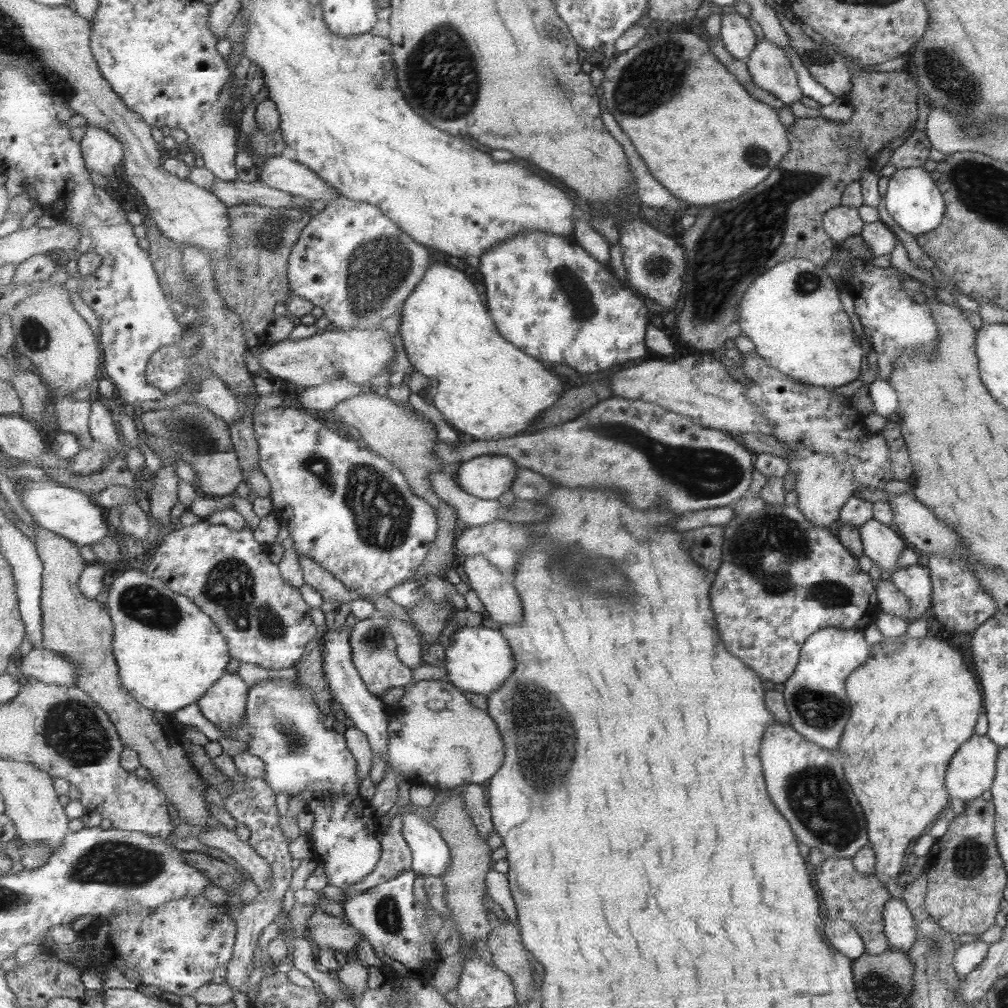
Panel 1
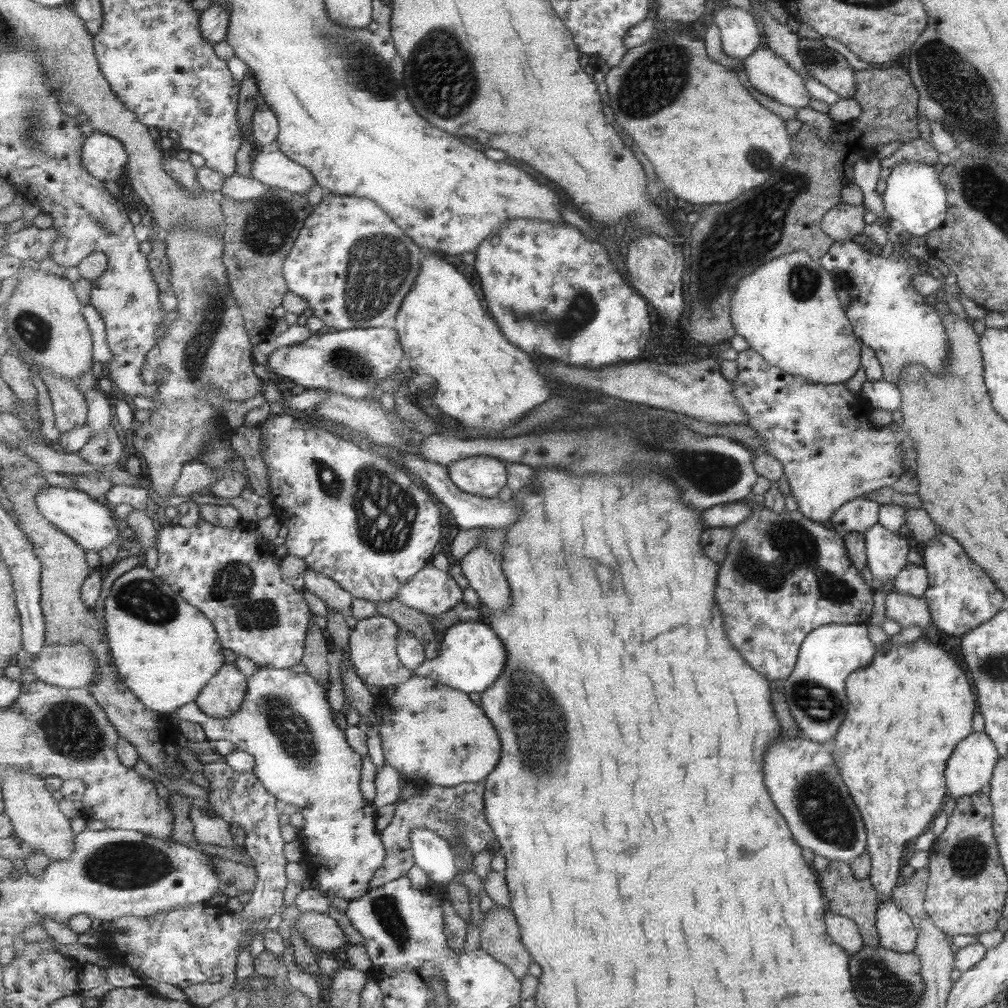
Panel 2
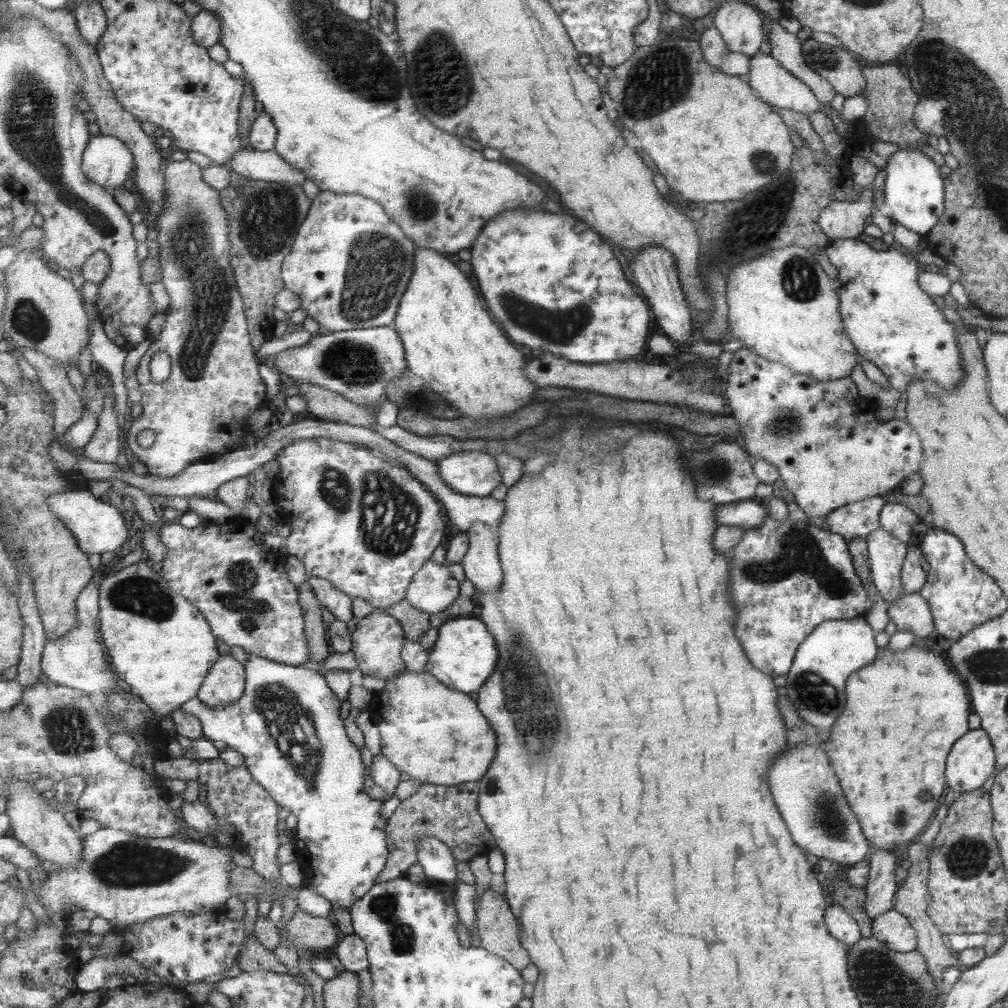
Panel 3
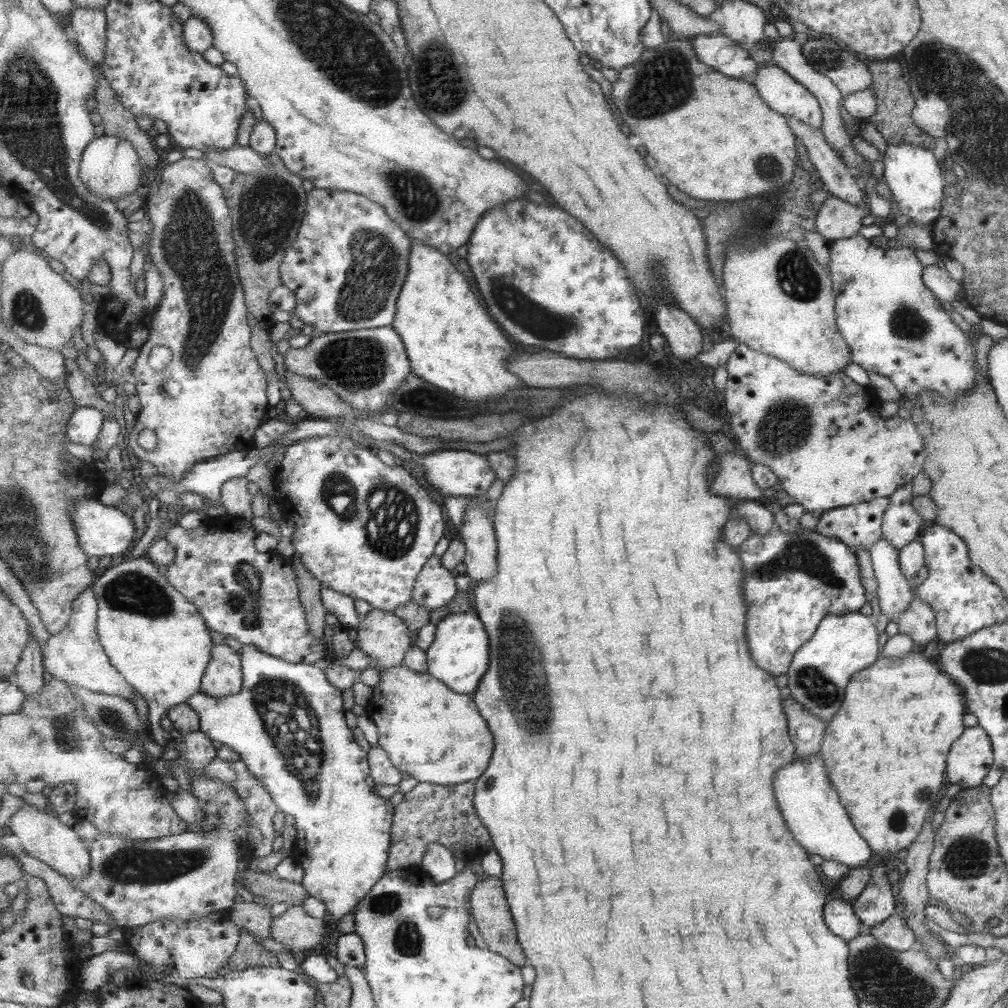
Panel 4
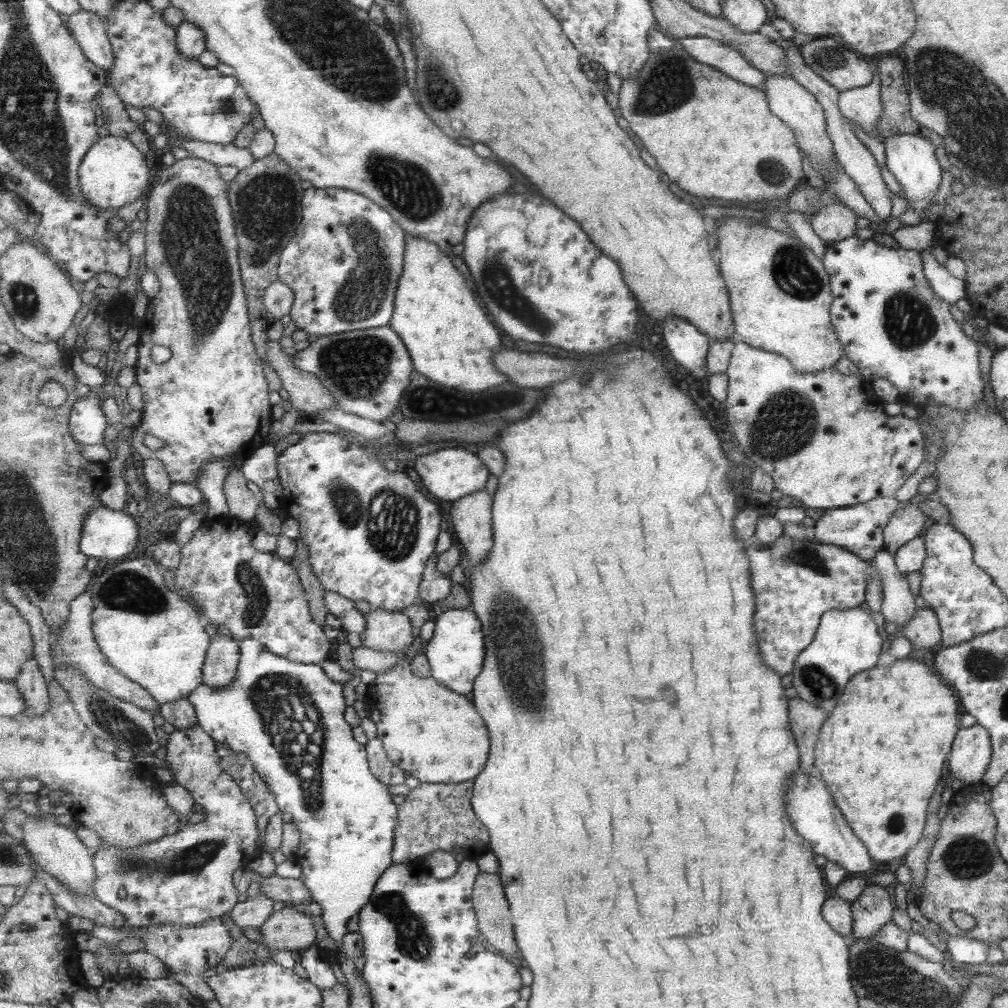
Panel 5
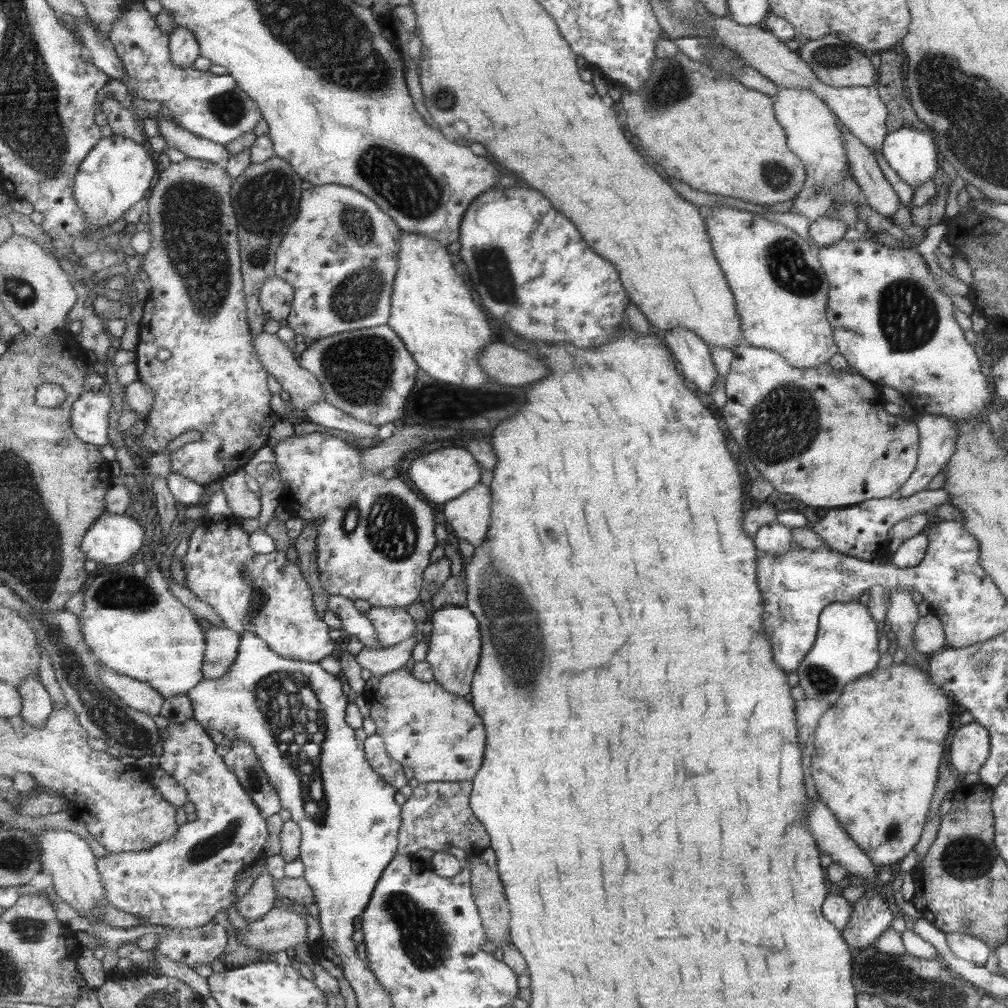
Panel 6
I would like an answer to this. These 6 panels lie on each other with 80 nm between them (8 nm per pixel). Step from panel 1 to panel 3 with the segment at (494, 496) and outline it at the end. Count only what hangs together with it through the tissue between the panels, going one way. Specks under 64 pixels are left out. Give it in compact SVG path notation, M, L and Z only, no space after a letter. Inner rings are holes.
M467 450L436 460L439 474L453 491L462 495L489 497L504 483L495 456L480 450Z

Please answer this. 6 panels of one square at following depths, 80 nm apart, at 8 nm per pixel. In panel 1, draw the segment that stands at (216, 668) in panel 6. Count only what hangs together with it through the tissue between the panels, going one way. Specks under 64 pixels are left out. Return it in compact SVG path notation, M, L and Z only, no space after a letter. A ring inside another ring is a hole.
M226 672L198 703L203 715L223 732L223 738L237 740L237 730L241 730L247 718L250 687L239 674Z

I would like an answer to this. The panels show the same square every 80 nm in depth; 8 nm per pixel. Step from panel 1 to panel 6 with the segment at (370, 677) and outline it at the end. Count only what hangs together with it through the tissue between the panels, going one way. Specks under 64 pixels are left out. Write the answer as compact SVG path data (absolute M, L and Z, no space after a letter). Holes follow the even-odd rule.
M371 607L367 612L378 632L382 647L409 640L417 630L416 618L405 607Z

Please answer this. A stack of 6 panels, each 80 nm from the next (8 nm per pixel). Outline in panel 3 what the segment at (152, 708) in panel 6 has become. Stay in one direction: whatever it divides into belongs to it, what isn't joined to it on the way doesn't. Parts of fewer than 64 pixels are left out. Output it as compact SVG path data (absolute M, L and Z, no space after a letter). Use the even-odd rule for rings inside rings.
M91 581L77 599L78 625L64 637L48 639L42 660L44 680L81 690L94 698L105 696L109 689L119 684L118 672L105 656L105 648L99 644L97 620L100 615L99 582Z

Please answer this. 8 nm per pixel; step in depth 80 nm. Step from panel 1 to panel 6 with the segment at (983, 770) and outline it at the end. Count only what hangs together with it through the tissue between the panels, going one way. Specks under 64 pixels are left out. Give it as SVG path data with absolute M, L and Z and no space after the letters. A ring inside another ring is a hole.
M977 722L956 729L949 743L949 764L963 776L978 773L989 754L988 731Z

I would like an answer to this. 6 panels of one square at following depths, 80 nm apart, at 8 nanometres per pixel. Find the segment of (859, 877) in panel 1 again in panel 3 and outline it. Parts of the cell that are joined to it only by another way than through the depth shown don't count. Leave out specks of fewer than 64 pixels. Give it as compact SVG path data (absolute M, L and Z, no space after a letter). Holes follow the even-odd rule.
M845 868L837 874L833 874L833 877L837 877L837 879L833 882L832 904L838 904L853 917L858 924L861 937L871 937L872 919L868 917L867 911L863 907L867 893L865 893L864 887L852 886L847 881L847 875L844 874Z

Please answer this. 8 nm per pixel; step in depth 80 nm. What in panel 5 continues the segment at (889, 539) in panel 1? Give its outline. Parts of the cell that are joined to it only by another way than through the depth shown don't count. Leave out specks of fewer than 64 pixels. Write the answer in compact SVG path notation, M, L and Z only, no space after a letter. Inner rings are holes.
M880 550L870 561L877 569L882 586L882 605L880 608L884 622L895 624L898 636L902 636L902 628L911 620L915 610L915 597L909 591L905 574L898 572L894 557L886 550Z

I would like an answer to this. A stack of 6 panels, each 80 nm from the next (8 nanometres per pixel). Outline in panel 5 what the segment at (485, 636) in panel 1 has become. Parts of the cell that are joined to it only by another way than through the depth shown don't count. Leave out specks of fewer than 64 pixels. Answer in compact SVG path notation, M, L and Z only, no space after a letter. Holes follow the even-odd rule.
M472 608L469 609L451 609L441 613L436 618L435 628L432 638L428 641L425 653L432 666L432 676L439 682L448 686L451 691L466 695L474 692L476 678L480 676L484 668L486 659L486 642L484 629L480 617Z

